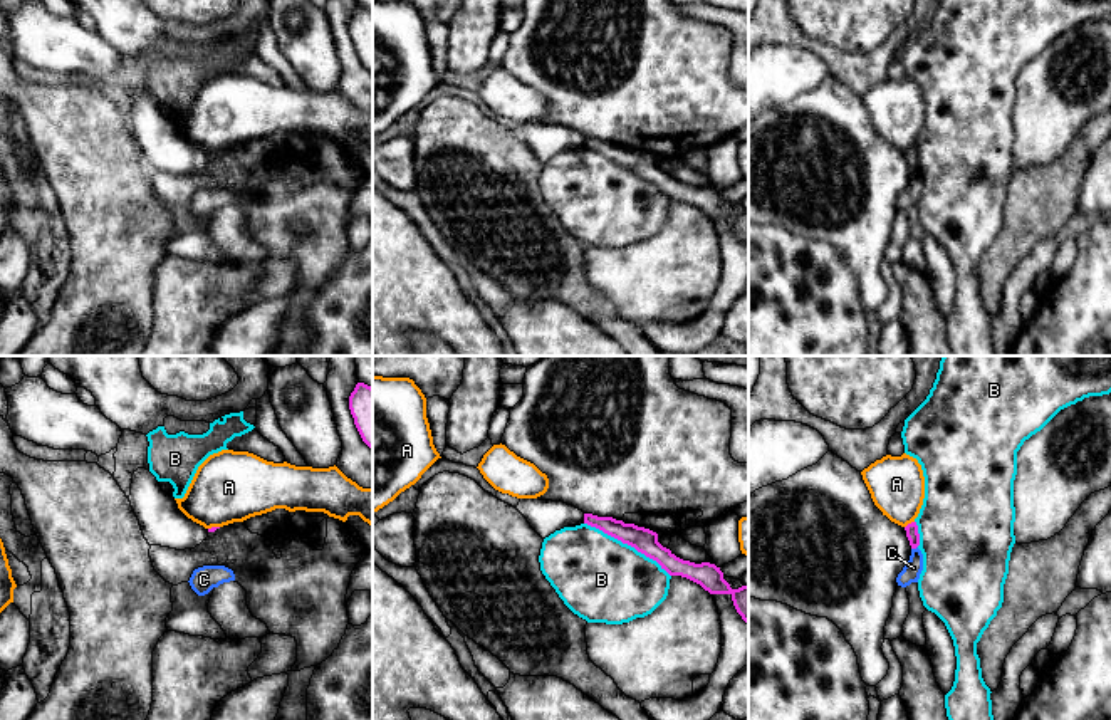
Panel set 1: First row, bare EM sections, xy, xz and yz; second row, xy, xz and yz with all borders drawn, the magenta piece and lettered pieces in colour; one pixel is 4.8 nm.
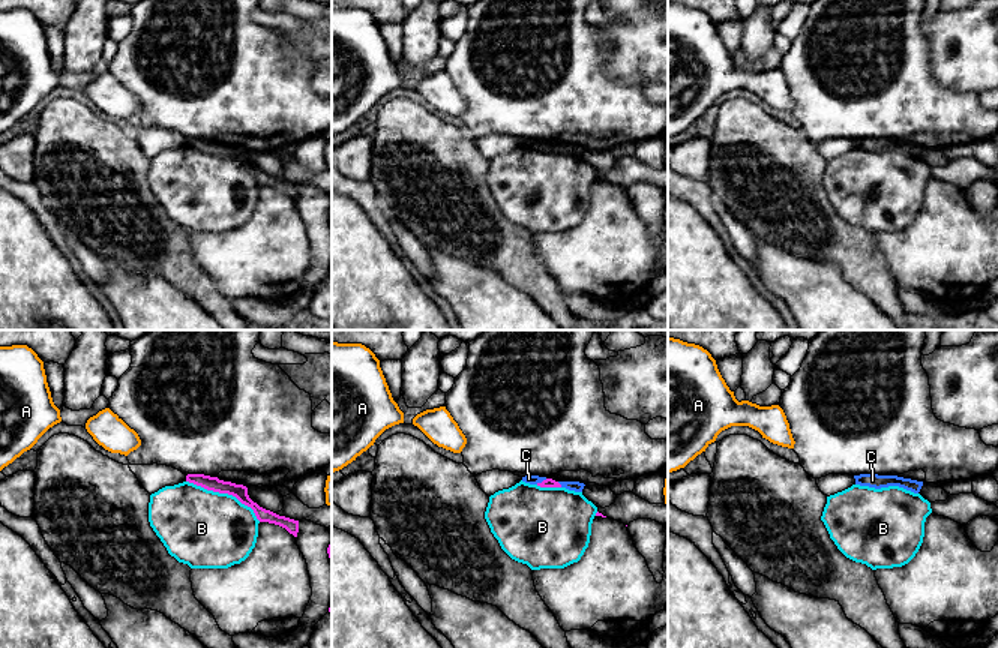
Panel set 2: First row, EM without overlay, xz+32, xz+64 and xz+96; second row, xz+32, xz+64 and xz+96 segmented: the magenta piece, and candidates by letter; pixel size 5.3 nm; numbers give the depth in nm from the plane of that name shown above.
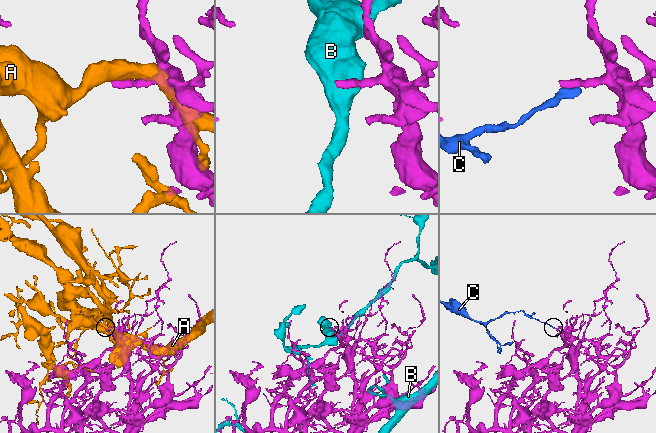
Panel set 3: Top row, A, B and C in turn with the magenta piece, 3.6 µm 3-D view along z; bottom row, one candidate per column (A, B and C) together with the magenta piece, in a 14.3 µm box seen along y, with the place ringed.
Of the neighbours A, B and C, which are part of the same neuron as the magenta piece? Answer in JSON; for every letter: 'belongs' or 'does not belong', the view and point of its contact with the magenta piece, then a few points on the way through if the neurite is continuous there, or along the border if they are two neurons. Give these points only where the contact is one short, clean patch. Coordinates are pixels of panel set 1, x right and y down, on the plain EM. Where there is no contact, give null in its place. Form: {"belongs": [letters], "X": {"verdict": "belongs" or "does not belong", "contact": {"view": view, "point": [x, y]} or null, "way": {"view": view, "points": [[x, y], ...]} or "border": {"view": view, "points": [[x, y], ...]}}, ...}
{"belongs": [], "A": {"verdict": "does not belong", "contact": {"view": "yz", "point": [908, 148]}}, "B": {"verdict": "does not belong", "contact": {"view": "xz", "point": [628, 168]}}, "C": {"verdict": "does not belong", "contact": {"view": "yz", "point": [913, 172]}, "border": {"view": "yz", "points": [[917, 170], [912, 173]]}}}

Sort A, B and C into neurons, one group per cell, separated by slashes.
A / B / C

